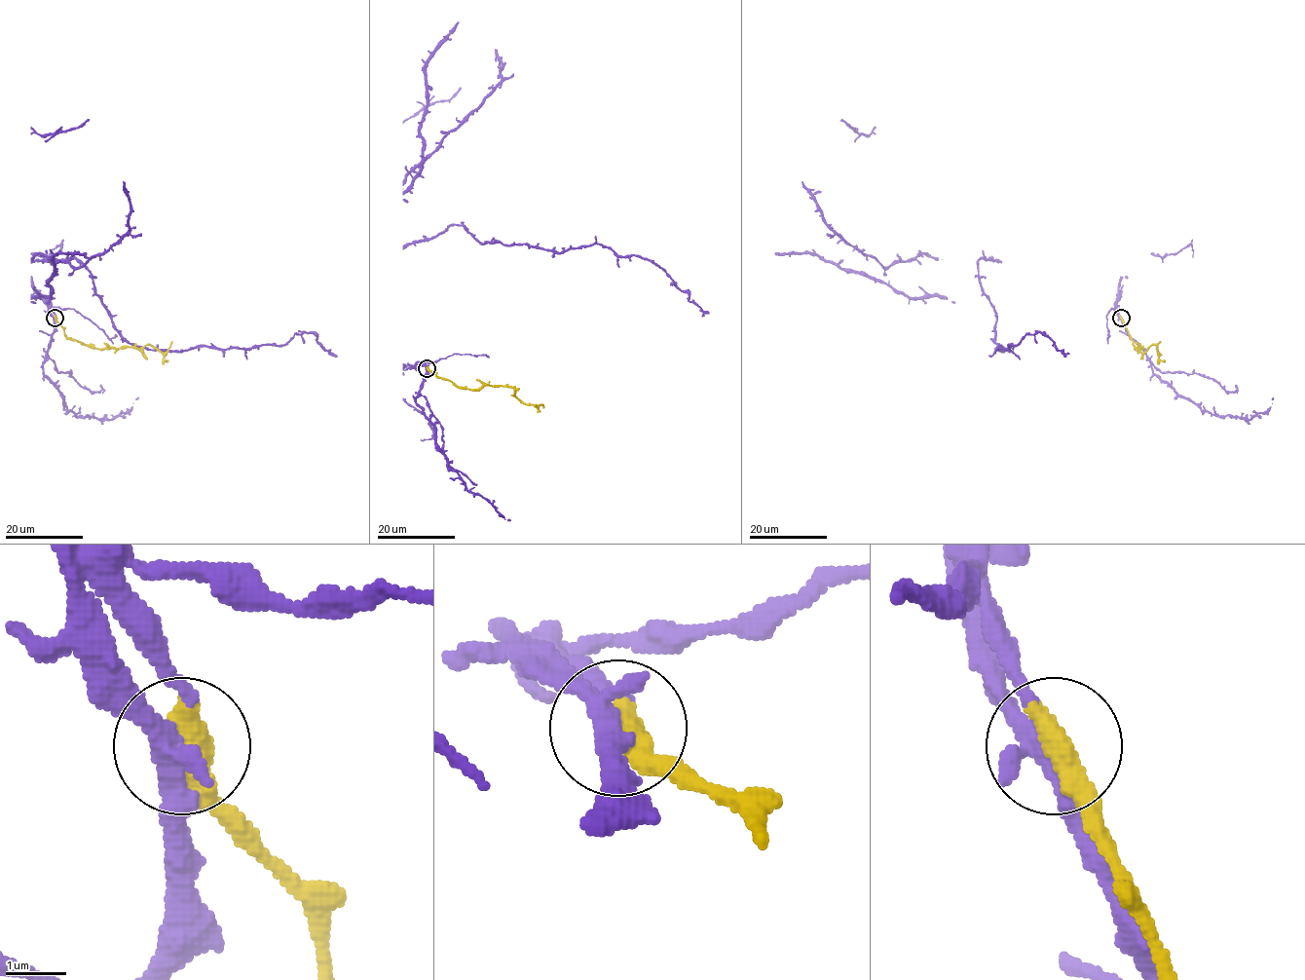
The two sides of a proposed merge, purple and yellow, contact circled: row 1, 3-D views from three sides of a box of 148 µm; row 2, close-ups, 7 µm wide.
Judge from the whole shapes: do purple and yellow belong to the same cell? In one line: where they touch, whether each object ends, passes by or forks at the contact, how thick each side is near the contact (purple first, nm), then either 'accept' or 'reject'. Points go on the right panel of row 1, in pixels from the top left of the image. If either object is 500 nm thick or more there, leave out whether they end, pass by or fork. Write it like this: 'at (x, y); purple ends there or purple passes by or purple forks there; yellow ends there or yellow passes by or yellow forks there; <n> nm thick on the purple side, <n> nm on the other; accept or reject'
at (1121, 318); 280 nm thick on the purple side, 550 nm on the other; accept

